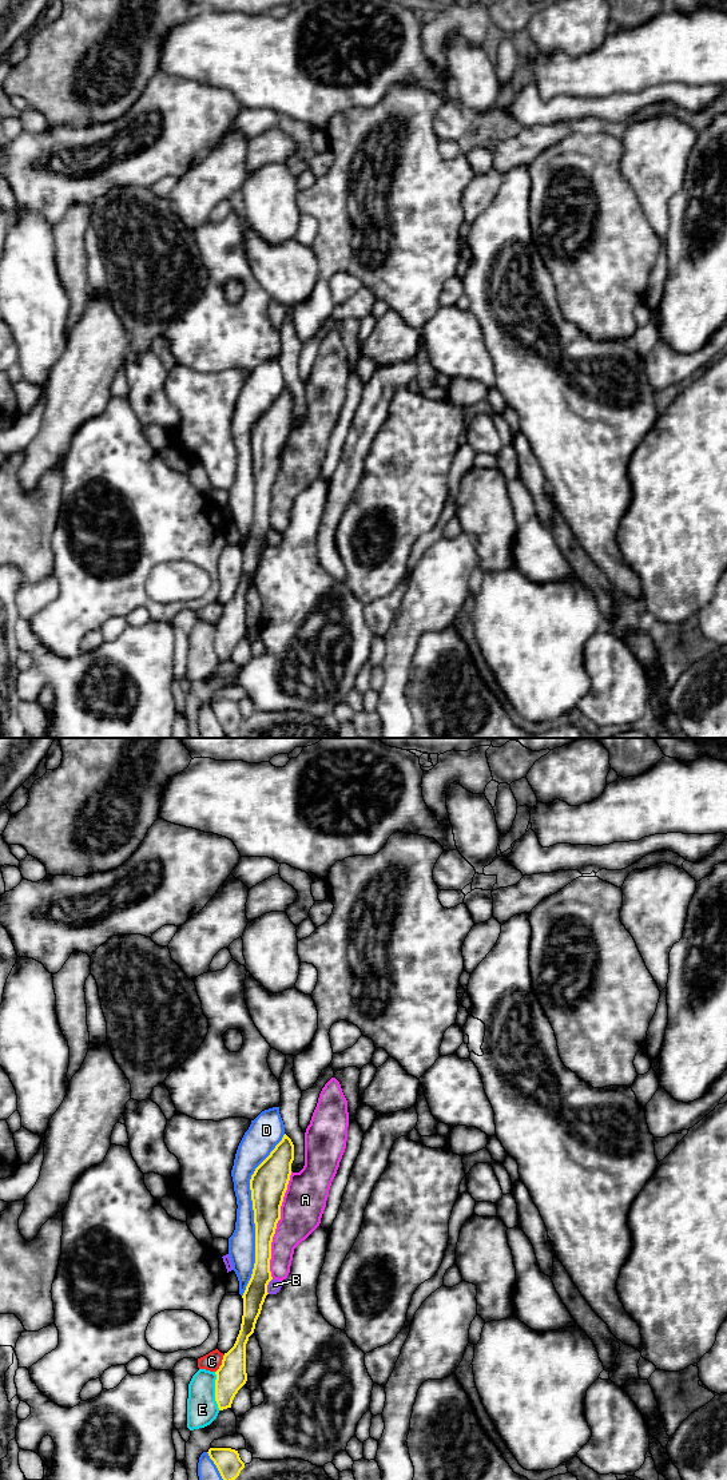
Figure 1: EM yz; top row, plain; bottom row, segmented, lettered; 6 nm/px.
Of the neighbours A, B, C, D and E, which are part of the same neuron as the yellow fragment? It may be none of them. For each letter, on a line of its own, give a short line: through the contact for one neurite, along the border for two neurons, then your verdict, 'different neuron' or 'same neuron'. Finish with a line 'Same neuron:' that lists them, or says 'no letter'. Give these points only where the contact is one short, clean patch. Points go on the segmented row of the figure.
A: different neuron
B: yz (273, 1278), (267, 1285), (267, 1293) | different neuron
C: different neuron
D: different neuron
E: different neuron
Same neuron: no letter

